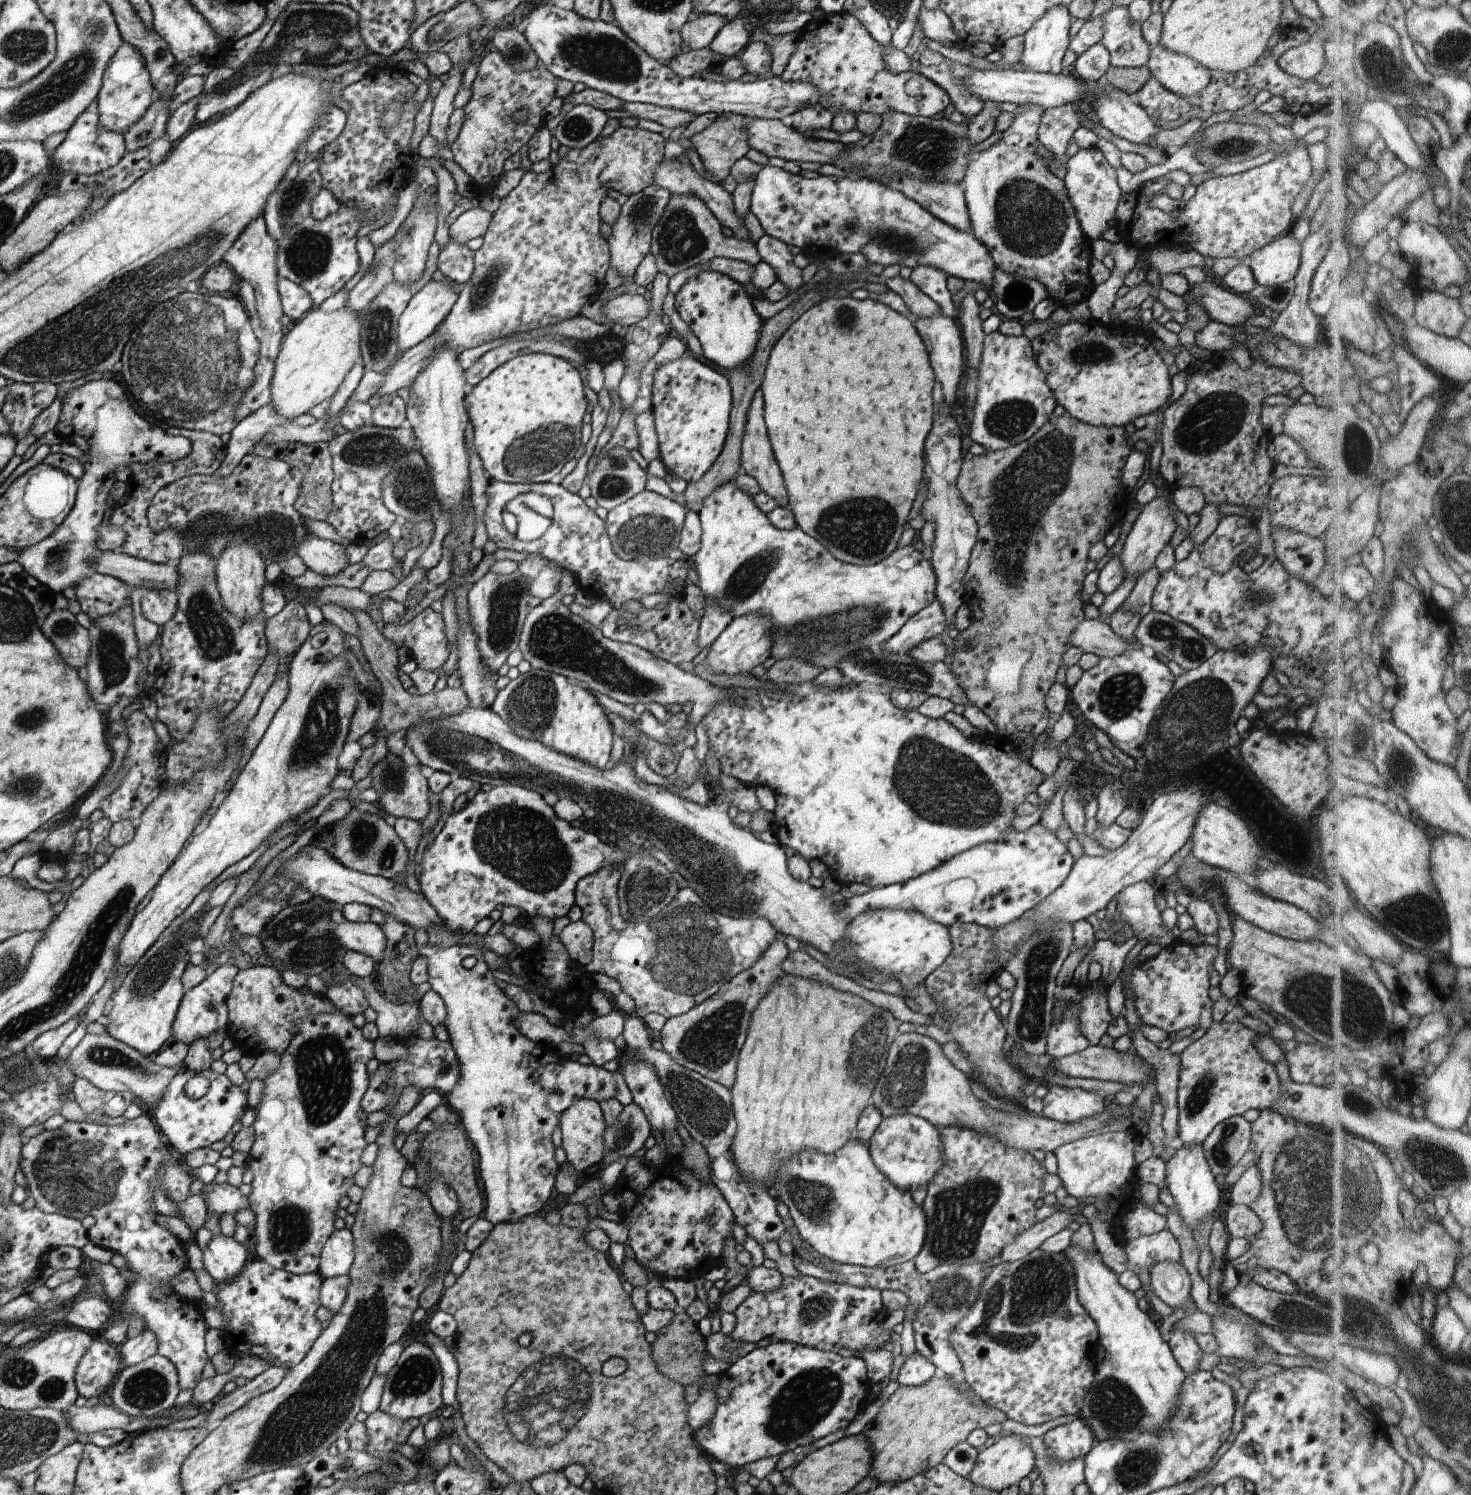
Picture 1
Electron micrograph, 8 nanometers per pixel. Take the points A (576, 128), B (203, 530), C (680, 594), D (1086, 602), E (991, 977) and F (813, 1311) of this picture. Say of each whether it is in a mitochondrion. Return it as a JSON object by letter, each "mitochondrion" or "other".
{"A":"mitochondrion","B":"mitochondrion","C":"other","D":"other","E":"other","F":"mitochondrion"}

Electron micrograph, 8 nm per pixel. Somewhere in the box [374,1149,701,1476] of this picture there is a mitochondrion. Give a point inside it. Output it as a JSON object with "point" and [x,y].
{"point":[543,1409]}

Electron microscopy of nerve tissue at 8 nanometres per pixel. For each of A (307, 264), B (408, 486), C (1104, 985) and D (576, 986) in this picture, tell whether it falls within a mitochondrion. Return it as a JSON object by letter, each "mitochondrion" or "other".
{"A":"mitochondrion","B":"mitochondrion","C":"other","D":"other"}

